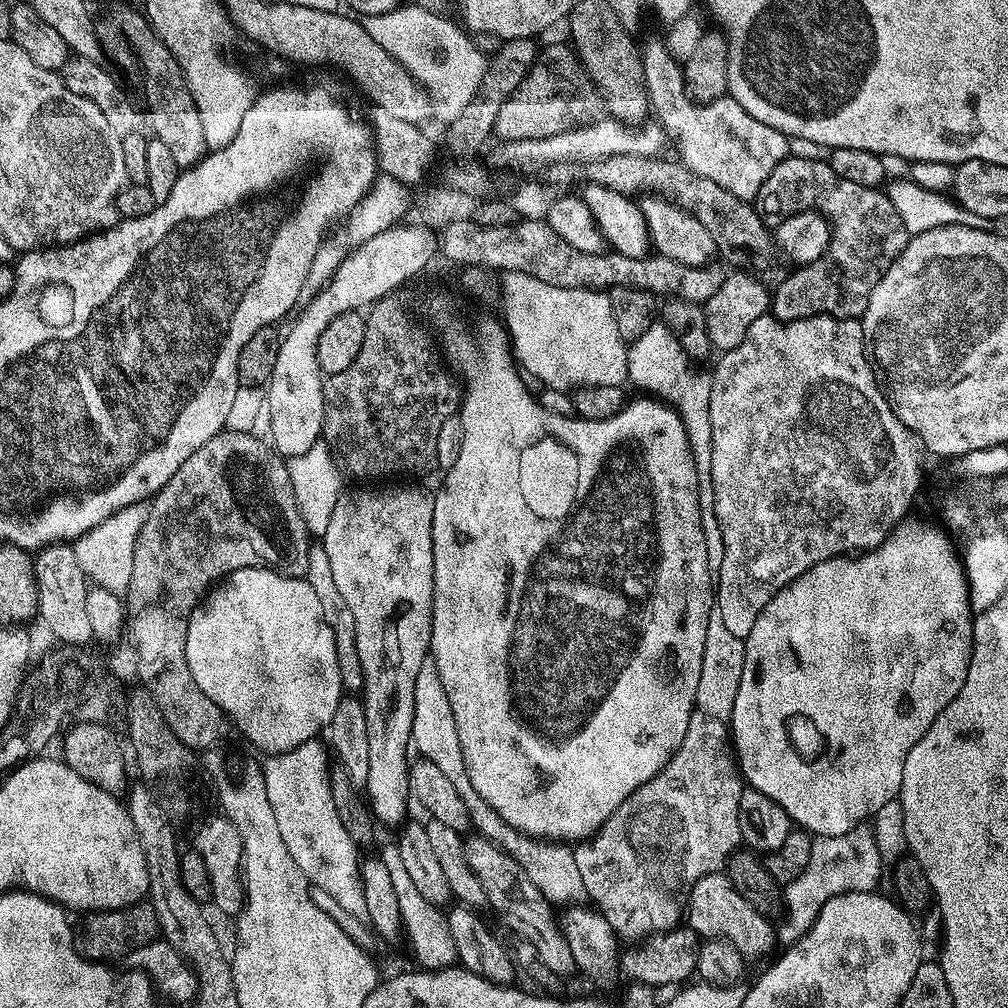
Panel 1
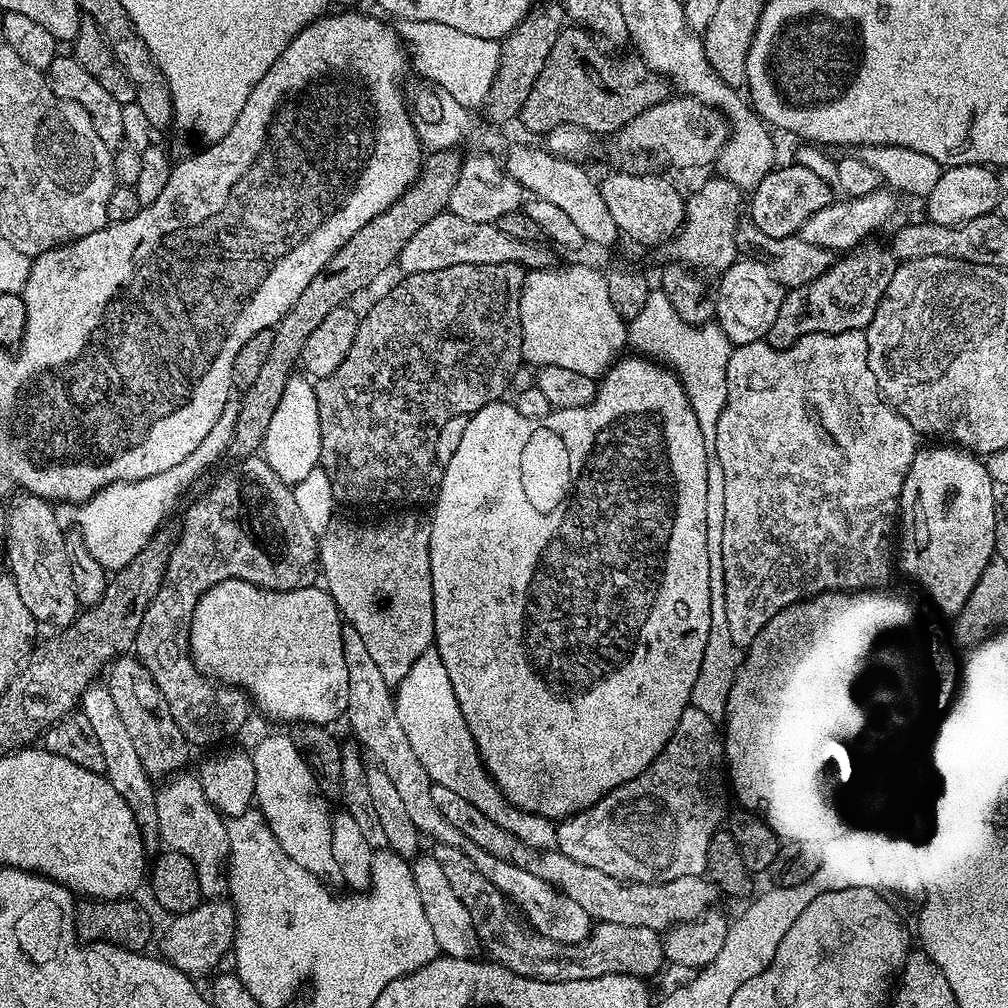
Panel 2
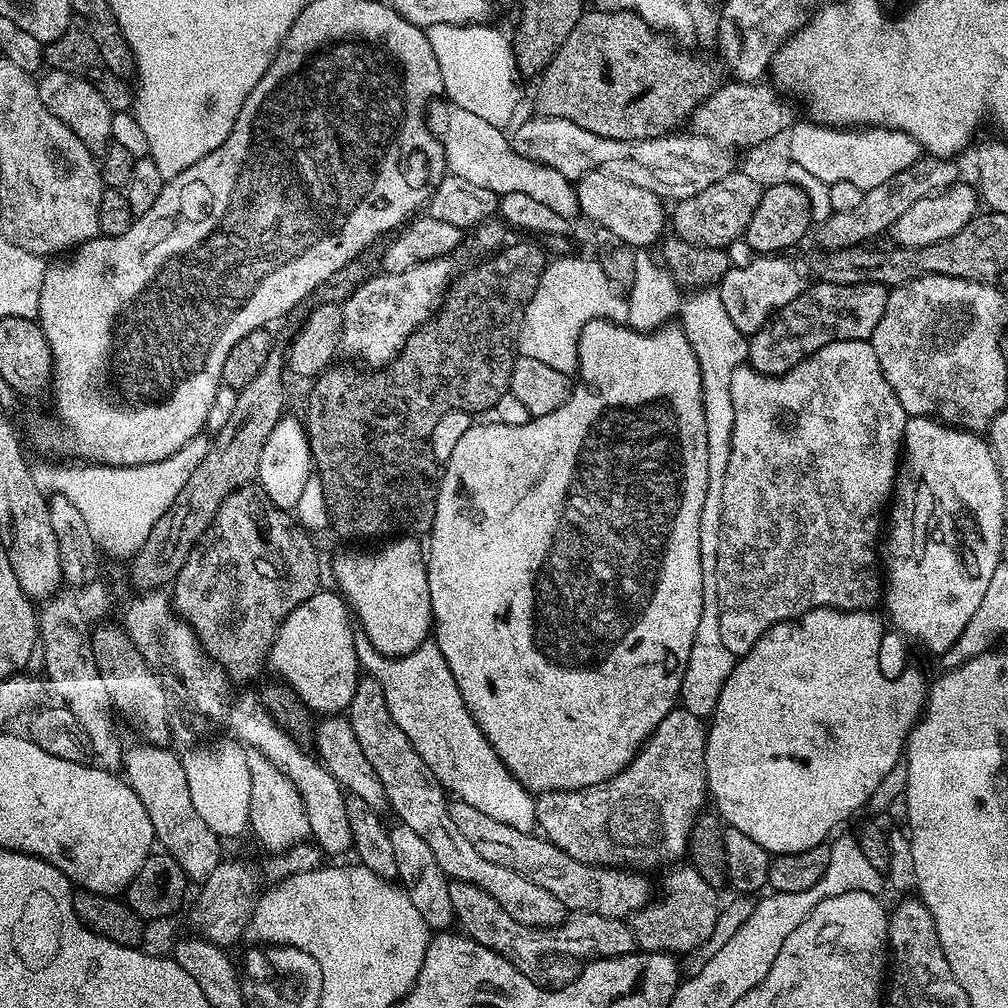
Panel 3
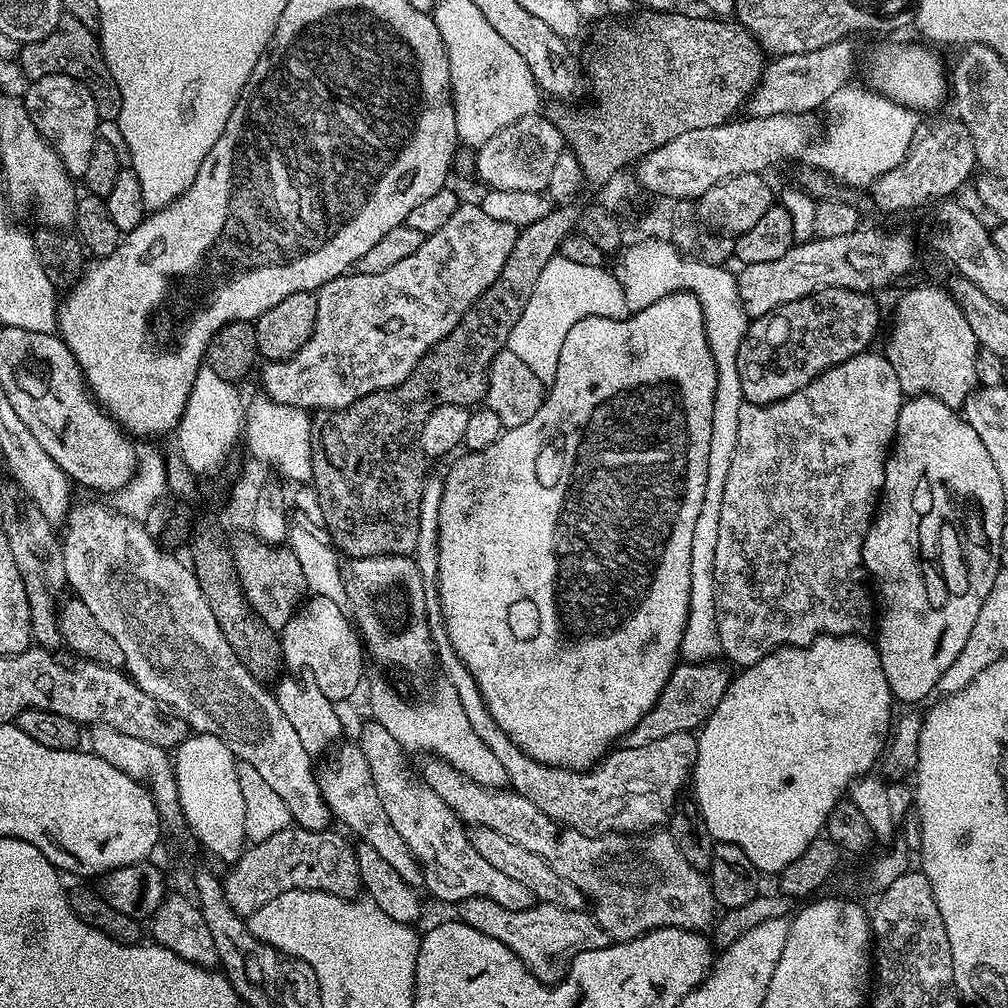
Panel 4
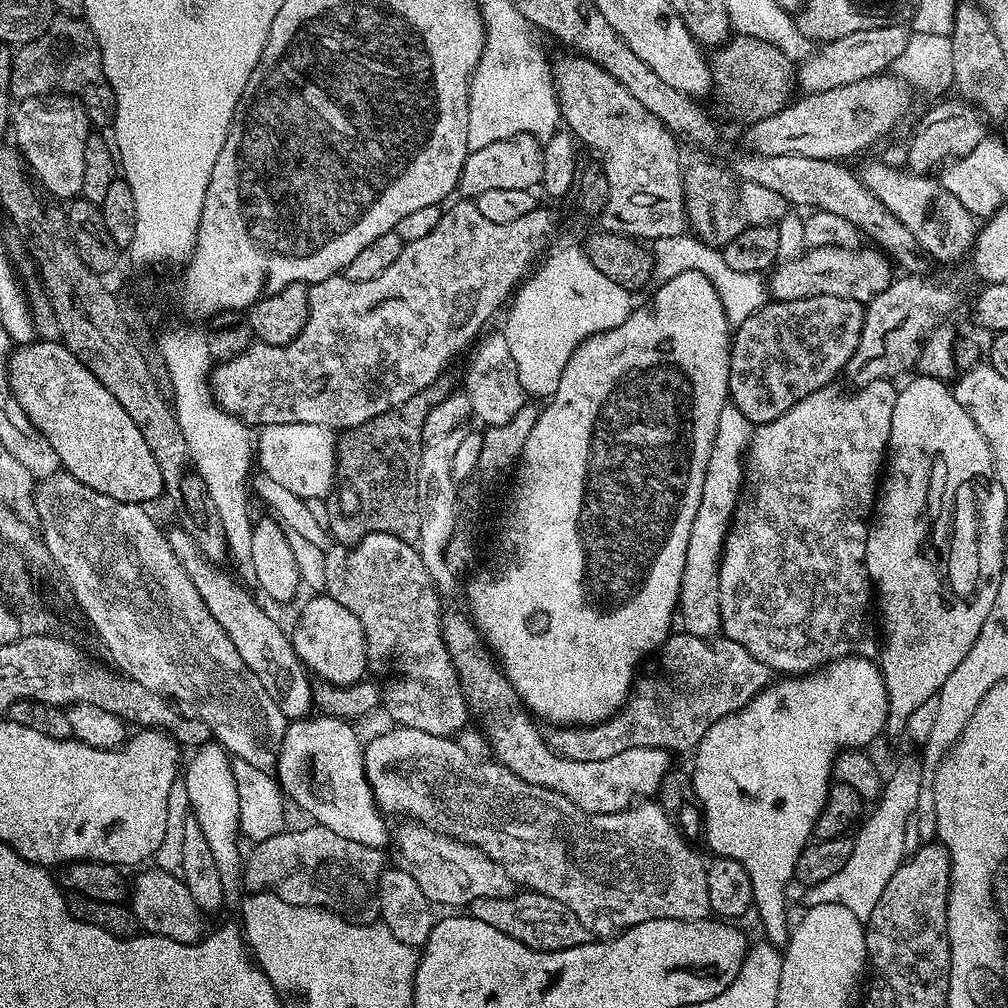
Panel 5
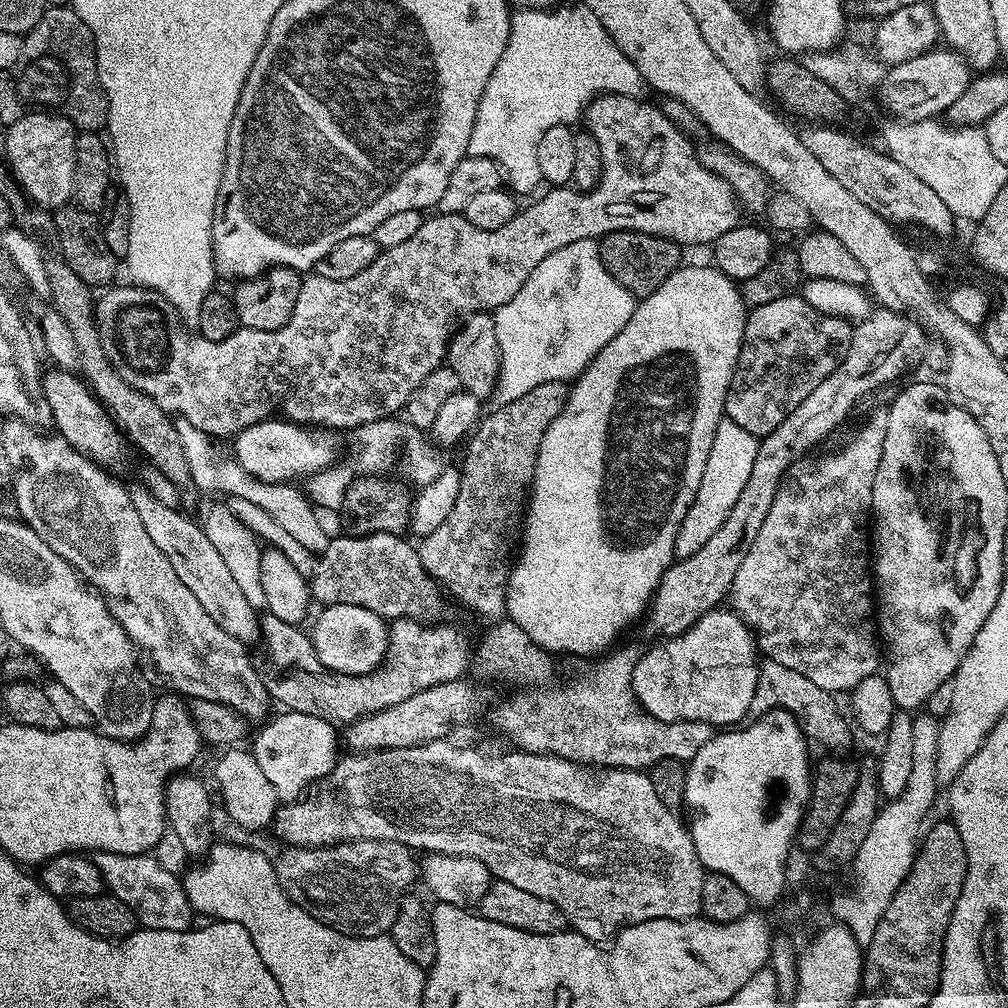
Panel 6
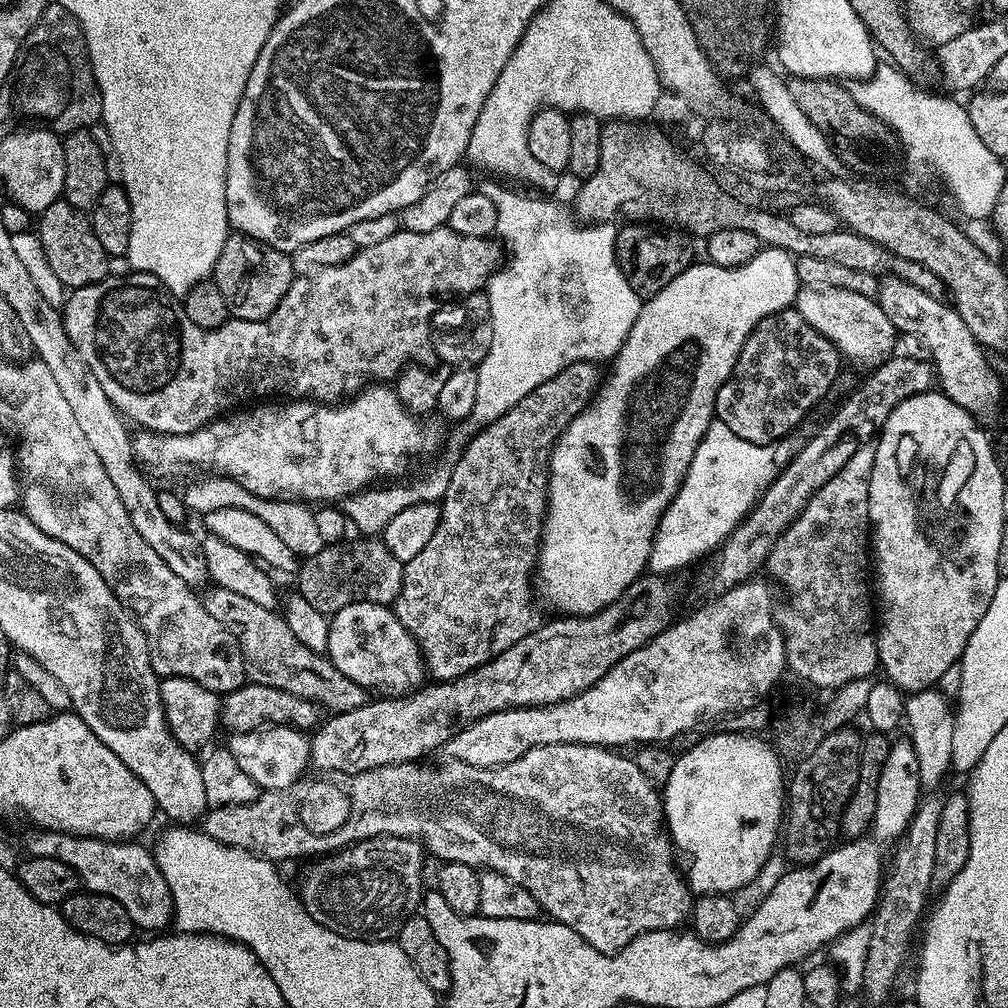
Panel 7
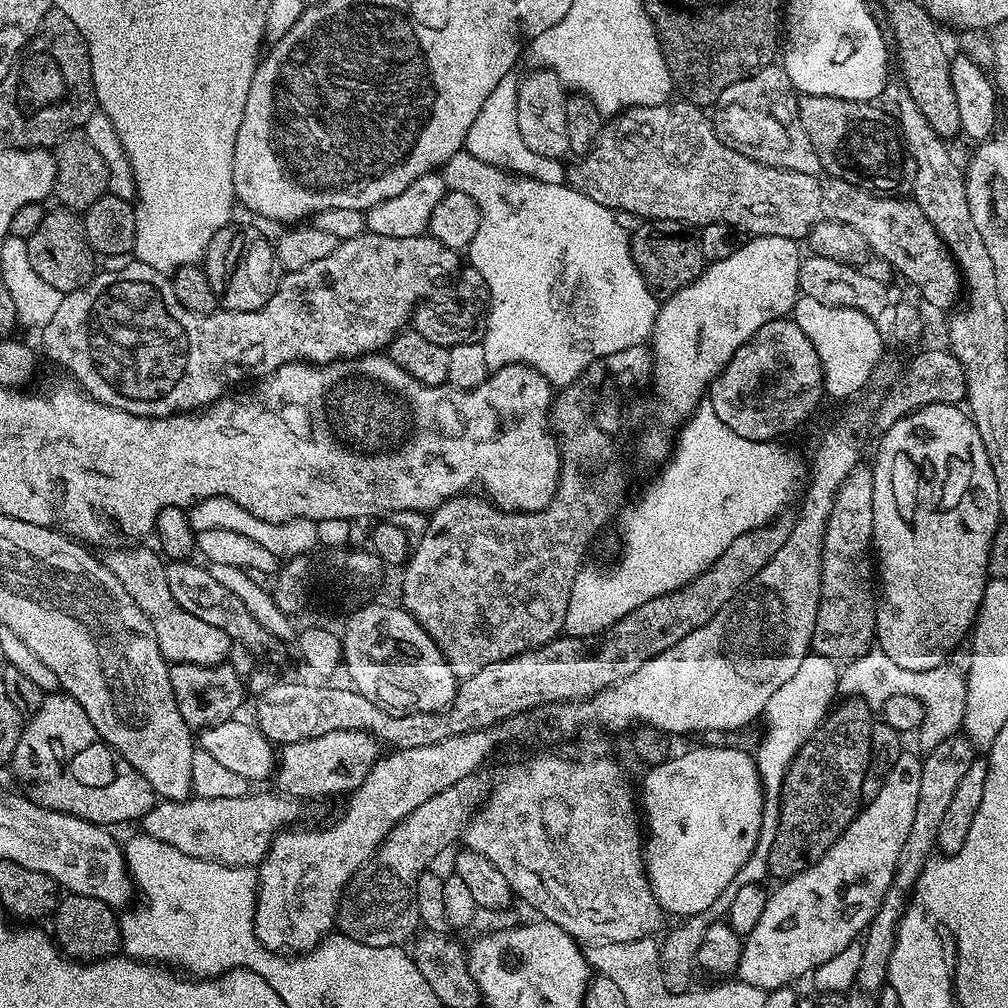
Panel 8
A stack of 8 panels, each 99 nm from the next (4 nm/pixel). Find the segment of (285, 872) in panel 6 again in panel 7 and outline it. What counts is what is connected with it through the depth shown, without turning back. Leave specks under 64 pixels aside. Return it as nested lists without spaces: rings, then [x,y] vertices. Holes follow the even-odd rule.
[[[377,836],[374,840],[362,840],[359,844],[351,845],[335,854],[325,855],[313,863],[316,865],[309,870],[308,877],[301,882],[300,888],[298,884],[300,903],[304,905],[304,909],[308,911],[310,918],[314,918],[314,922],[326,926],[330,932],[335,932],[337,936],[346,936],[350,940],[393,939],[399,933],[402,925],[408,921],[408,917],[413,915],[421,907],[422,889],[425,887],[425,885],[423,886],[424,856],[426,857],[426,852],[419,840],[407,840],[401,836]]]

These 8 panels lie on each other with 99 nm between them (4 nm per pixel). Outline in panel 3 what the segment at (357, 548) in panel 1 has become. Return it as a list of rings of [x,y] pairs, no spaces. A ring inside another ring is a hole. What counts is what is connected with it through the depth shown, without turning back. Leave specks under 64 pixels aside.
[[[407,534],[376,547],[380,546],[373,552],[340,552],[331,557],[331,579],[358,621],[362,636],[384,656],[405,656],[425,644],[434,628],[426,548]]]

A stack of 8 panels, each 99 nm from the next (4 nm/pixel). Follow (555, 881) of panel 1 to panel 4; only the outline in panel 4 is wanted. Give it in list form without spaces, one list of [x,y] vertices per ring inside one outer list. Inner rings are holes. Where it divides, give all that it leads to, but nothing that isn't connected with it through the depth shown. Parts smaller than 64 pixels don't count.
[[[376,680],[368,688],[368,704],[372,707],[371,719],[381,724],[409,753],[428,752],[429,757],[442,760],[463,776],[469,776],[487,788],[502,788],[508,784],[508,775],[498,762],[494,750],[478,738],[474,726],[470,726],[470,718],[466,718],[466,710],[458,698],[455,689],[447,682],[429,700],[403,700],[384,680]]]

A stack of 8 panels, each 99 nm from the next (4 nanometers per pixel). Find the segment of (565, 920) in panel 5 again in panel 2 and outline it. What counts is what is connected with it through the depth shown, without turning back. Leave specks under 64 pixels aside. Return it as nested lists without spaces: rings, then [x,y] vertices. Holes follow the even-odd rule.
[[[436,844],[434,855],[438,866],[442,866],[442,871],[446,873],[446,879],[450,881],[458,902],[462,902],[462,906],[466,906],[466,911],[470,914],[470,922],[474,922],[481,949],[495,963],[508,968],[514,974],[546,982],[574,982],[602,978],[606,974],[649,978],[660,967],[665,967],[664,942],[659,932],[646,926],[622,926],[618,922],[606,922],[597,923],[588,939],[580,944],[554,942],[522,926],[521,921],[510,911],[504,893],[499,892],[489,880],[482,878],[482,874],[478,874],[478,870],[472,866],[470,858],[462,854],[462,850]]]

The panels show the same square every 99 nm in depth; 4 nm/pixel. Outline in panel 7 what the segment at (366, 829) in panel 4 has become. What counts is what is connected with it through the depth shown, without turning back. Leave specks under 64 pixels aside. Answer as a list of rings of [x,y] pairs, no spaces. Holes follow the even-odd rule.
[[[263,727],[259,731],[246,733],[231,733],[227,737],[226,747],[234,756],[238,766],[250,778],[254,778],[257,789],[269,792],[280,792],[294,781],[305,775],[304,767],[307,769],[312,755],[311,739],[303,731],[289,727]]]

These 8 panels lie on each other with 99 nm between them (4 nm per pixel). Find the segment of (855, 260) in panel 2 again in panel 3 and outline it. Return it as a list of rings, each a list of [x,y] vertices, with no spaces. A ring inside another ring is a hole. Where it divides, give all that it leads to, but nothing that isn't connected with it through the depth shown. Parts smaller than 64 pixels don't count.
[[[816,282],[813,286],[805,287],[794,302],[773,315],[768,323],[762,325],[757,332],[751,333],[748,341],[747,363],[755,372],[764,376],[781,376],[798,366],[810,354],[822,350],[830,342],[839,340],[866,340],[871,341],[878,322],[882,322],[882,314],[886,314],[886,302],[890,291],[887,284],[825,284]]]

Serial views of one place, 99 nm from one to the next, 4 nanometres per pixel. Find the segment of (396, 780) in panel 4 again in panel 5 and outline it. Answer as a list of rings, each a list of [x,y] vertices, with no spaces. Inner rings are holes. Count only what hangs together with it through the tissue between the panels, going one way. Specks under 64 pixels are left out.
[[[404,822],[400,829],[395,829],[394,844],[400,847],[400,856],[403,867],[418,882],[422,894],[434,906],[440,904],[460,904],[466,906],[474,902],[474,898],[506,898],[513,895],[514,885],[506,874],[506,870],[500,864],[495,864],[489,856],[482,854],[473,844],[463,844],[461,840],[455,840],[452,836],[446,836],[443,832],[429,828],[427,824],[419,822]]]

